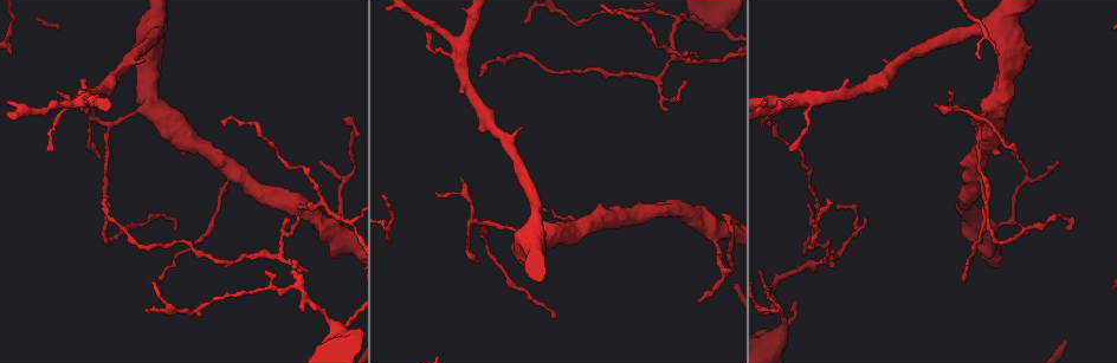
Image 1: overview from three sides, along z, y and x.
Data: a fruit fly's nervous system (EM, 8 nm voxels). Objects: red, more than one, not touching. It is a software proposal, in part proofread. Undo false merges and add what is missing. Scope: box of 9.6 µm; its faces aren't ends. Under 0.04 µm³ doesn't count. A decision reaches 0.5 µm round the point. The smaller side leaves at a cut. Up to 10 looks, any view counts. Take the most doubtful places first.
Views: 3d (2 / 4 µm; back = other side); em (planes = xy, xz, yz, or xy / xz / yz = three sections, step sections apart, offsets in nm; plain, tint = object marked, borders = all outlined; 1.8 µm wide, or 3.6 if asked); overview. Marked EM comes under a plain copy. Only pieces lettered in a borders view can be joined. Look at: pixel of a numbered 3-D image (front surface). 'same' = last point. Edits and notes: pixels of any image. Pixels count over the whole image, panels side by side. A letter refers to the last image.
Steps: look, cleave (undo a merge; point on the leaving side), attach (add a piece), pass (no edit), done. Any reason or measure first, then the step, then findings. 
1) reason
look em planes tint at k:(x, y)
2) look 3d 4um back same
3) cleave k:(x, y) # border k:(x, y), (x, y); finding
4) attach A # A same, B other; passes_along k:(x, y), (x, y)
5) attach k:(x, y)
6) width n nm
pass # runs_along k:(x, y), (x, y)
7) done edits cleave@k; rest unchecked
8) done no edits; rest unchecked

three-way junction
look em planes borders at 1:(773, 288)

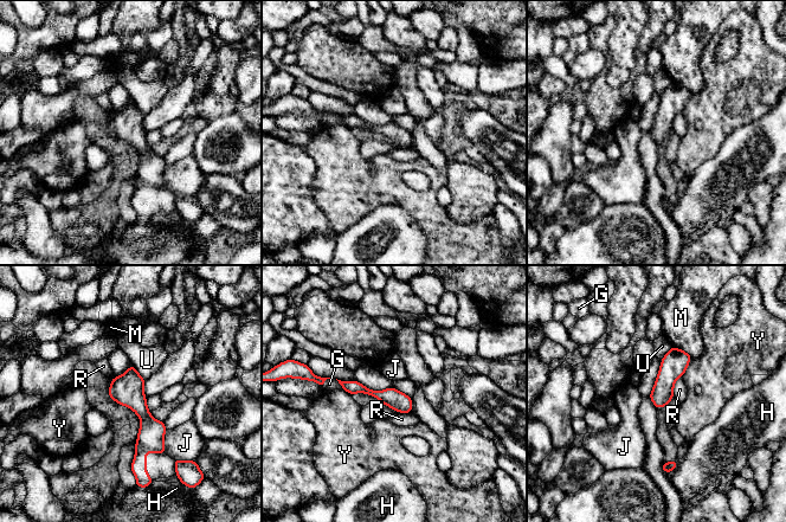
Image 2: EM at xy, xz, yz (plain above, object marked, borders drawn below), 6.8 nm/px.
pass # G other, H other, J other, M other, R other, U other, Y other; border 2:(682, 375), (675, 382), (672, 397); continuous, no second cell

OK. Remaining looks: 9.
an open end
look 3d 4um back at 1:(174, 230)

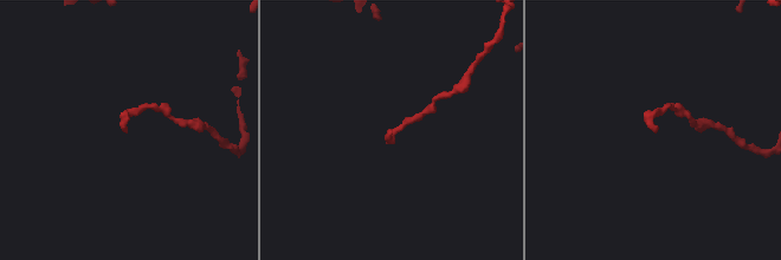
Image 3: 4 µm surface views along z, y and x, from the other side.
need the tissue
look em planes borders at 3:(655, 133)

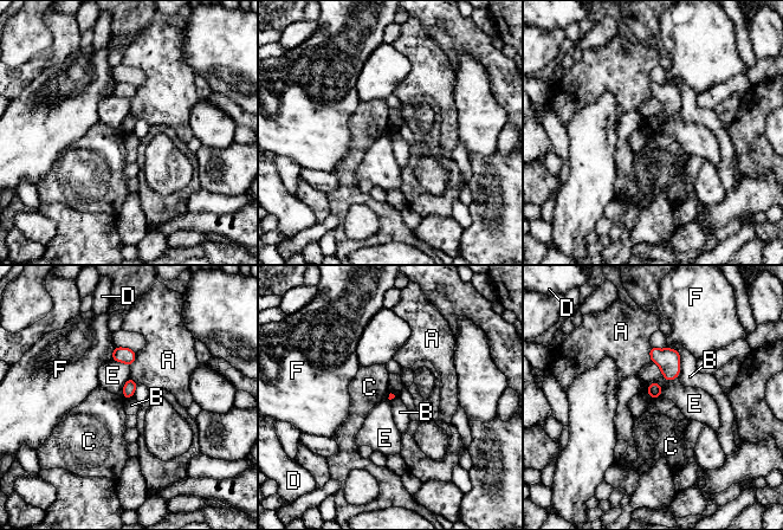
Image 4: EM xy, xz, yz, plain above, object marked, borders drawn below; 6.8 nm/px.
pass # A other, B other, C other, D other, E other, F other; border 4:(674, 348), (679, 354), (678, 376); no lettered piece goes on from it

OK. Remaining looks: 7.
sharp bend
look em 3.6um xy step 8 tint at 1:(578, 23)

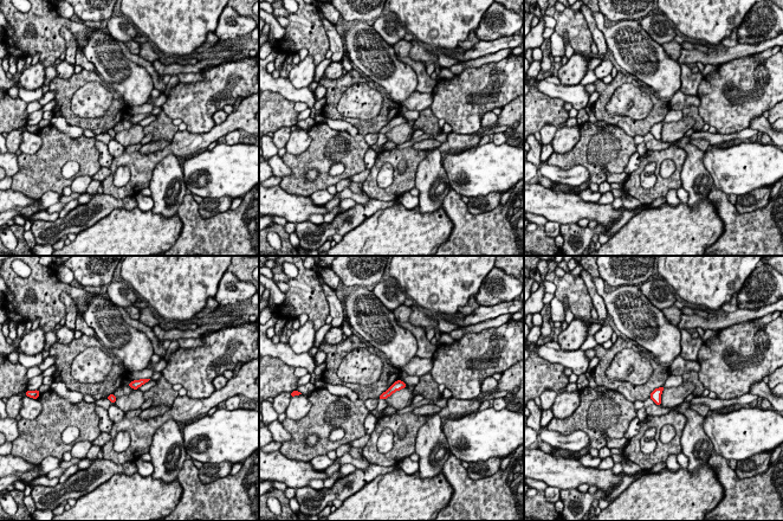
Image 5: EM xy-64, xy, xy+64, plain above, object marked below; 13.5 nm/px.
another direction
look em 3.6um planes tint same

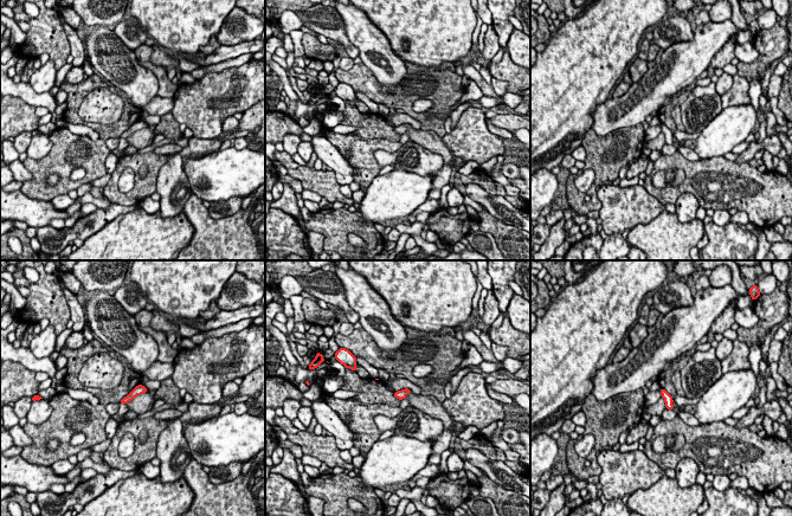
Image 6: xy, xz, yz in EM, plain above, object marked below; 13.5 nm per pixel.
what lies round it
look em 3.6um planes borders same

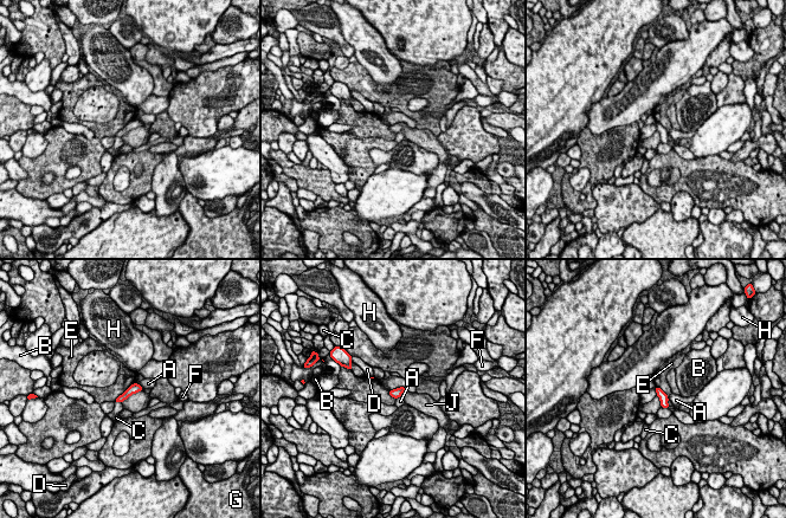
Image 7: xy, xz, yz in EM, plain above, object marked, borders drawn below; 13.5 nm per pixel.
pass # A other, B other, C other, D other, E other, F other, G other, H other, J other; border 7:(406, 388), (398, 387), (390, 390); continuous, no second cell

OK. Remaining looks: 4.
long arm stops here
look em planes borders at 1:(826, 198)

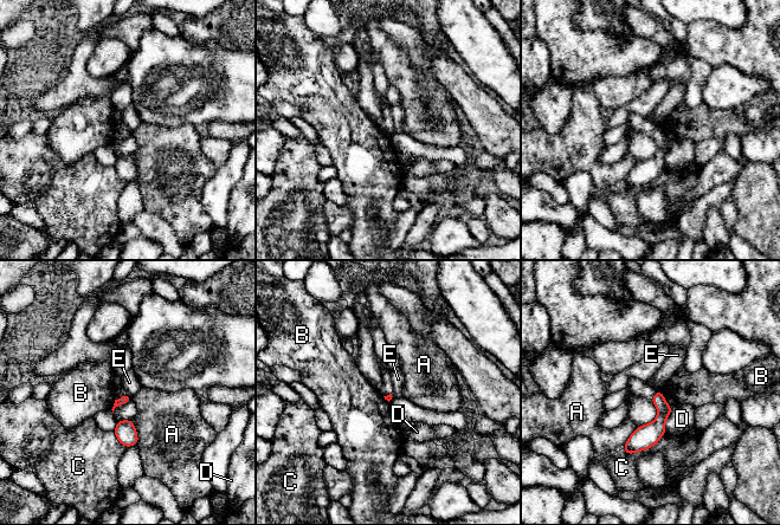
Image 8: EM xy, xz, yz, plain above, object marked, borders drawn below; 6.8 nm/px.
pass # A other, B other, C other, D other, E other; runs_along 8:(659, 395), (661, 420), (629, 451); none of them fits

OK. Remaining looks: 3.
done no edits; rest unchecked

